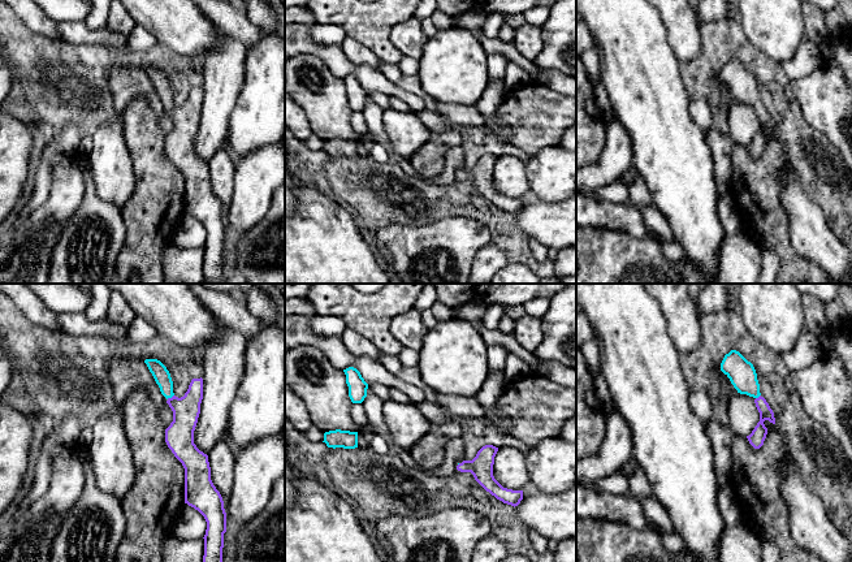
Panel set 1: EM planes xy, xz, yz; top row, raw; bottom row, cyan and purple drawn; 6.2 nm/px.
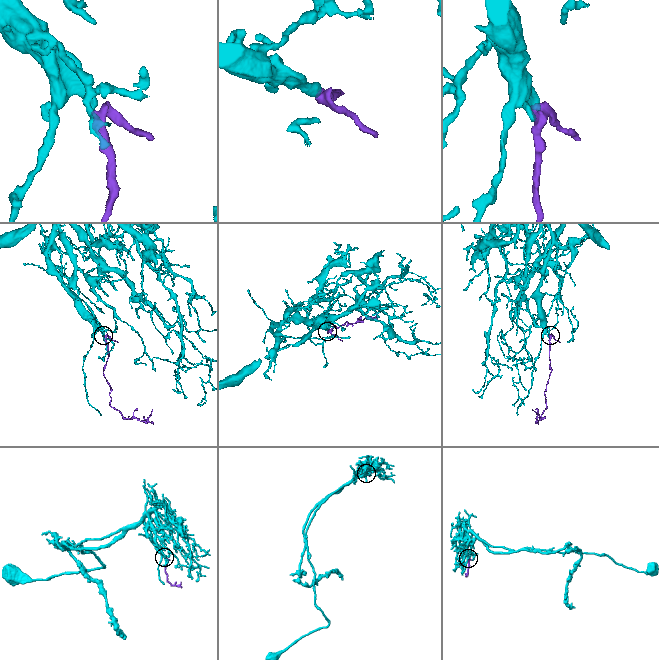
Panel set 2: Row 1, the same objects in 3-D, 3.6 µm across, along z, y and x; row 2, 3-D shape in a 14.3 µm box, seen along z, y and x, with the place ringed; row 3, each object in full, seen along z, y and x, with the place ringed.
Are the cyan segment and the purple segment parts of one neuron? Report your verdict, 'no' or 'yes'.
yes

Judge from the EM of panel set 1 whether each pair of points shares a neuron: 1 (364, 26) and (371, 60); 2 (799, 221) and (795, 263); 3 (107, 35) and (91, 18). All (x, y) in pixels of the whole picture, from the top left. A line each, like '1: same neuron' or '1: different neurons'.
1: different neurons
2: different neurons
3: different neurons

